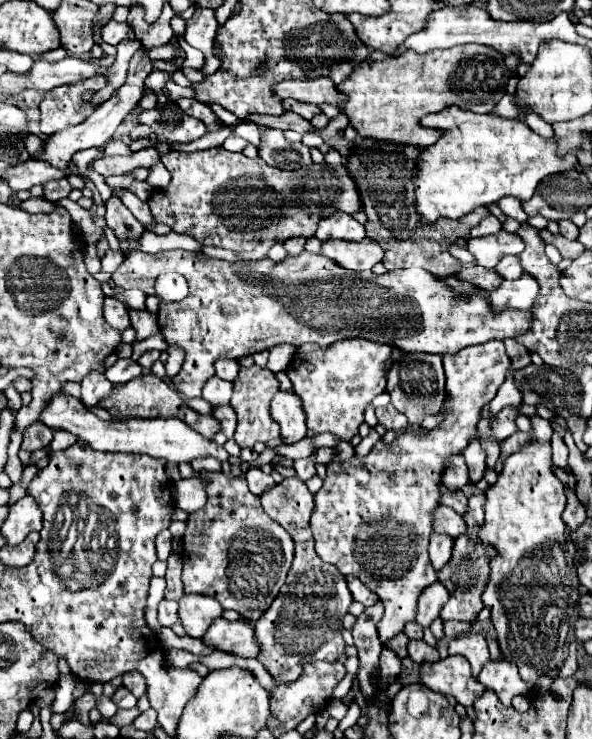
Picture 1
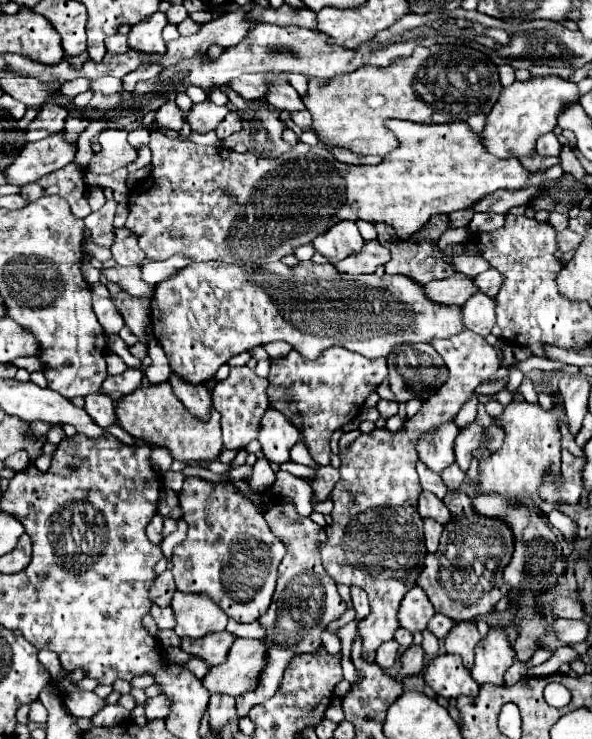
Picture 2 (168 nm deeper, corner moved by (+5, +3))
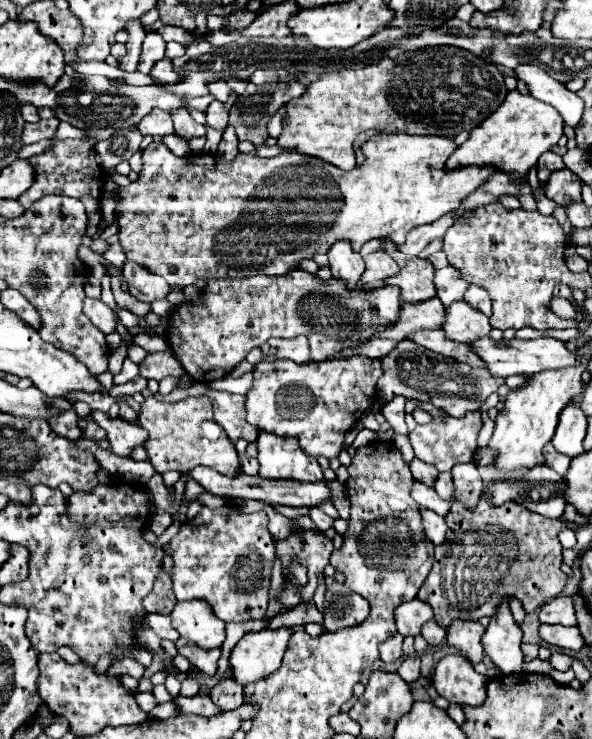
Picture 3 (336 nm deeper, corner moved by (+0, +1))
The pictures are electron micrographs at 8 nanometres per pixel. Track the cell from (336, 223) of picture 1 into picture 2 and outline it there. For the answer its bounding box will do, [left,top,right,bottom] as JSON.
[312,220,364,262]

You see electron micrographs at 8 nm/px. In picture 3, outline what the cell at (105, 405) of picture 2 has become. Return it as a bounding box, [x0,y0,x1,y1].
[93,412,147,458]

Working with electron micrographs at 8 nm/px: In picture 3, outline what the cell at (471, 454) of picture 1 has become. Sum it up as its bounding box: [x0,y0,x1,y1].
[435,472,453,500]

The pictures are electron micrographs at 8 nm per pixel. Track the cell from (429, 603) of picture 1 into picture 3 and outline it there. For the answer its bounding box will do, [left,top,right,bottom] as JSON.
[395,598,431,636]

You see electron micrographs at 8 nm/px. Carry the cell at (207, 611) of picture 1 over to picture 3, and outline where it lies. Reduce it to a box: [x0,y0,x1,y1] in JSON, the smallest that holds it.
[171,600,225,650]

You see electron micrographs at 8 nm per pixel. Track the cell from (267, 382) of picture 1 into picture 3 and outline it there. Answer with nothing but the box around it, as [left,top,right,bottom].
[205,390,257,442]

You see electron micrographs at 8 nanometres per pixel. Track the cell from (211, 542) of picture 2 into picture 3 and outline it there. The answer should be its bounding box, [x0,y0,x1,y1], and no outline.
[171,506,275,622]

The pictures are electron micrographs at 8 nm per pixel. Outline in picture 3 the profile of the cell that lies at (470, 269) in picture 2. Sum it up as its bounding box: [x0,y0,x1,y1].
[435,266,469,306]

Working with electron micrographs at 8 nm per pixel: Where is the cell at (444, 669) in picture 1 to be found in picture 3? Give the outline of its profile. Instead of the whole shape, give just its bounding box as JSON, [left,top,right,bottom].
[433,654,487,706]

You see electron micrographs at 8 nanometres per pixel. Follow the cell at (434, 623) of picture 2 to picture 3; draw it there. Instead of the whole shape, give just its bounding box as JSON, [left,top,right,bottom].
[421,620,445,646]

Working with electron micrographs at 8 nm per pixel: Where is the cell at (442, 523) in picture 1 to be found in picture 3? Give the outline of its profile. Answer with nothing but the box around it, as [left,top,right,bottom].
[411,482,451,516]

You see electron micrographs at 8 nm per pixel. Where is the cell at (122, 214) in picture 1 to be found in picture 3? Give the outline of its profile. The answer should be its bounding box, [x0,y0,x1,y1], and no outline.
[123,262,171,304]

